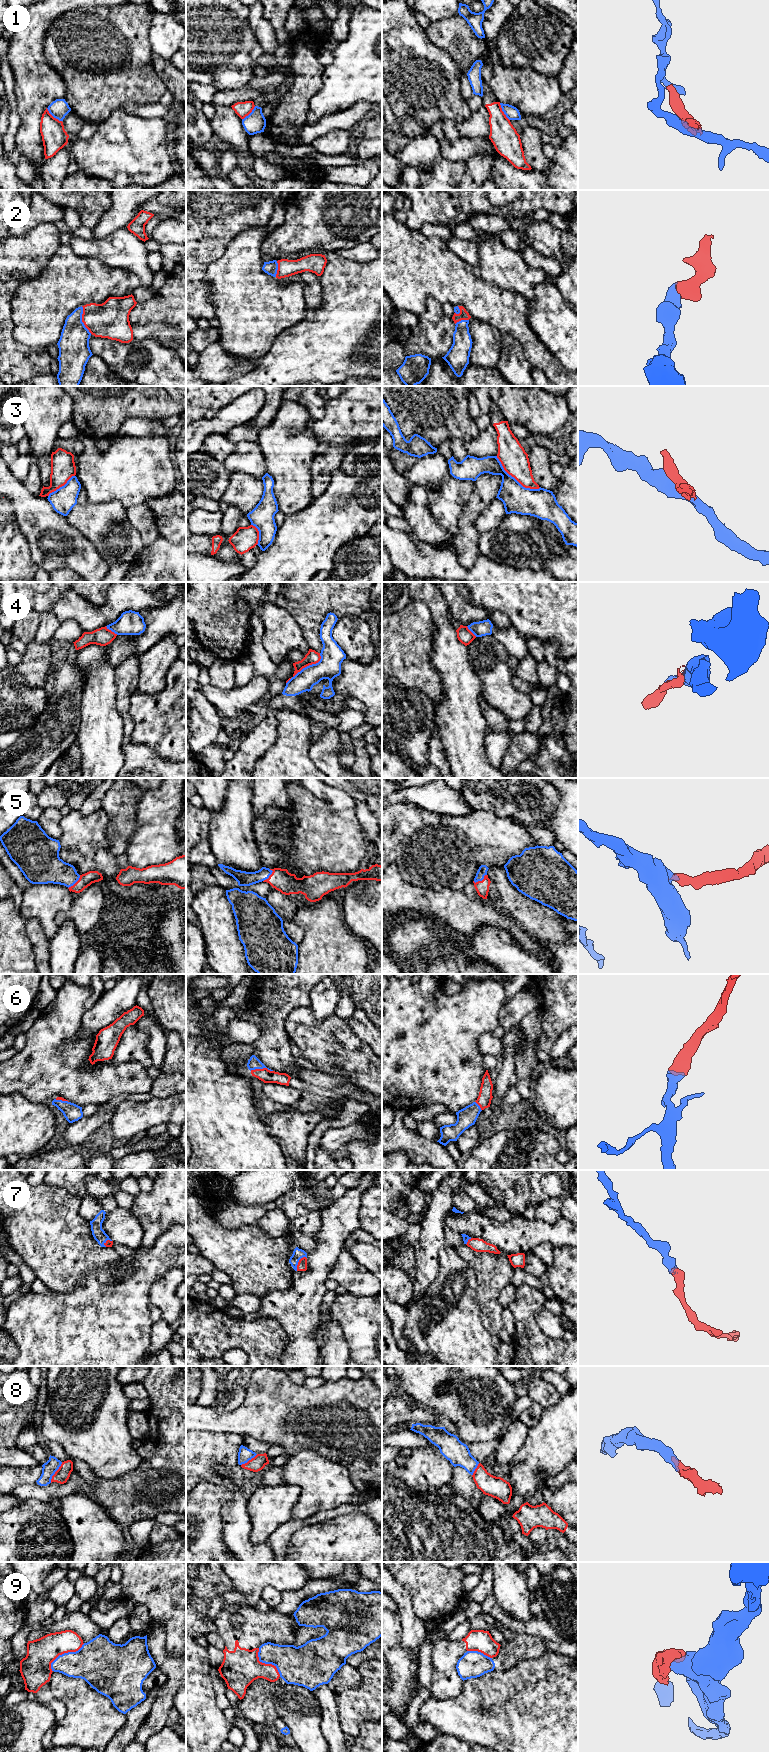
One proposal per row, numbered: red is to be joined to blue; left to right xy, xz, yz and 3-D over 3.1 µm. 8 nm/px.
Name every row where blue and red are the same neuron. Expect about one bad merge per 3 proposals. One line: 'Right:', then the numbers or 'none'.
Right: 2, 5, 6, 7, 8

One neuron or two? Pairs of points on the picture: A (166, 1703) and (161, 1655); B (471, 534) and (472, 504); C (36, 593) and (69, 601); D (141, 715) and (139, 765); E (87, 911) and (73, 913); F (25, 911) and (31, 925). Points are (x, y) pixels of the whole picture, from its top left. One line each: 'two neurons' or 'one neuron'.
A: one neuron
B: one neuron
C: two neurons
D: two neurons
E: one neuron
F: two neurons

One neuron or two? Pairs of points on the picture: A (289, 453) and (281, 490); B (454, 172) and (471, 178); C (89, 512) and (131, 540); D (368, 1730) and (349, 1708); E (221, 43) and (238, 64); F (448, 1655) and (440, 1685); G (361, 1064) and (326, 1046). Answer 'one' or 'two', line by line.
A: one
B: two
C: one
D: two
E: one
F: one
G: one

